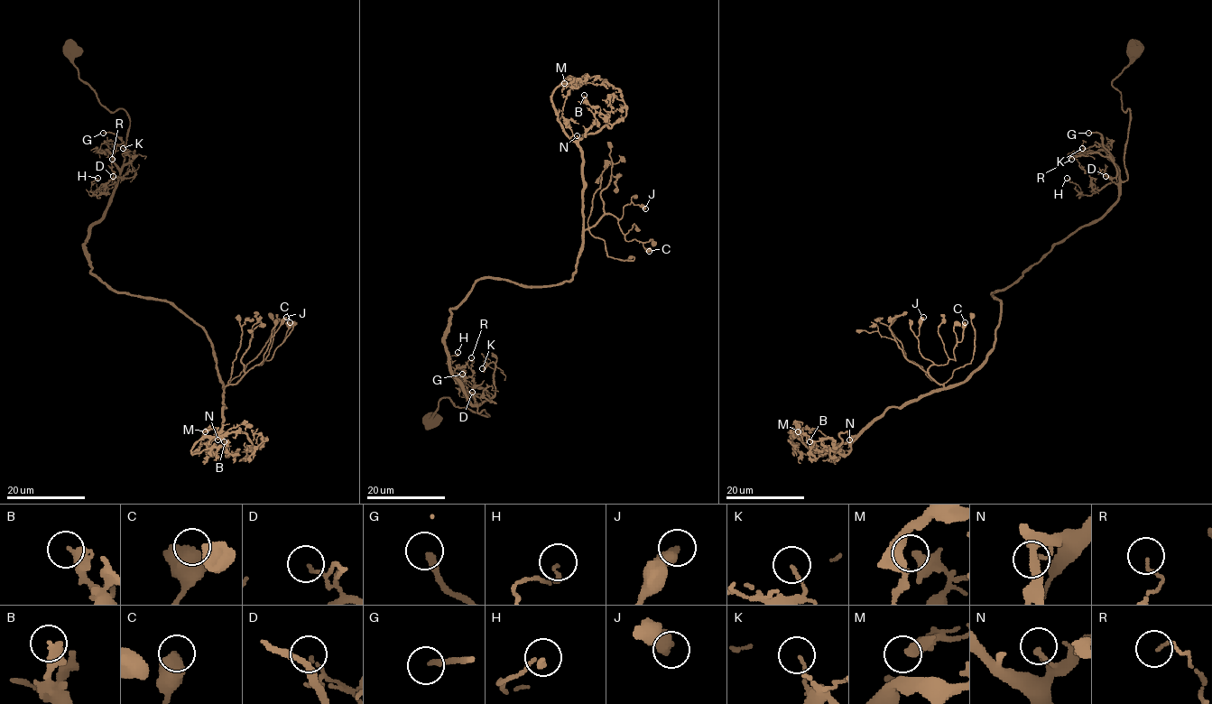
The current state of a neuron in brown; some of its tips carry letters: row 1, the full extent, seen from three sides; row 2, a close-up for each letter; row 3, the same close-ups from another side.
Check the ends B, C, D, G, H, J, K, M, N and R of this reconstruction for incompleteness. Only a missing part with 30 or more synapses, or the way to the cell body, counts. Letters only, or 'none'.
none

